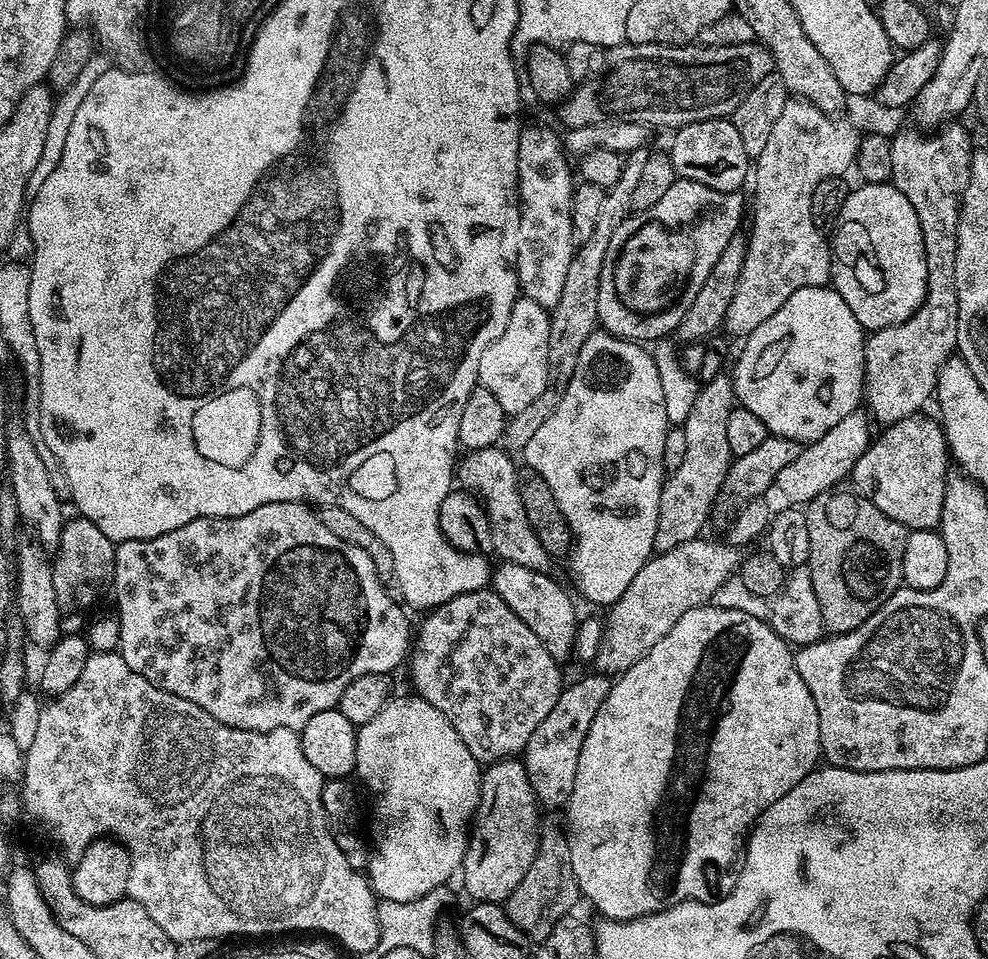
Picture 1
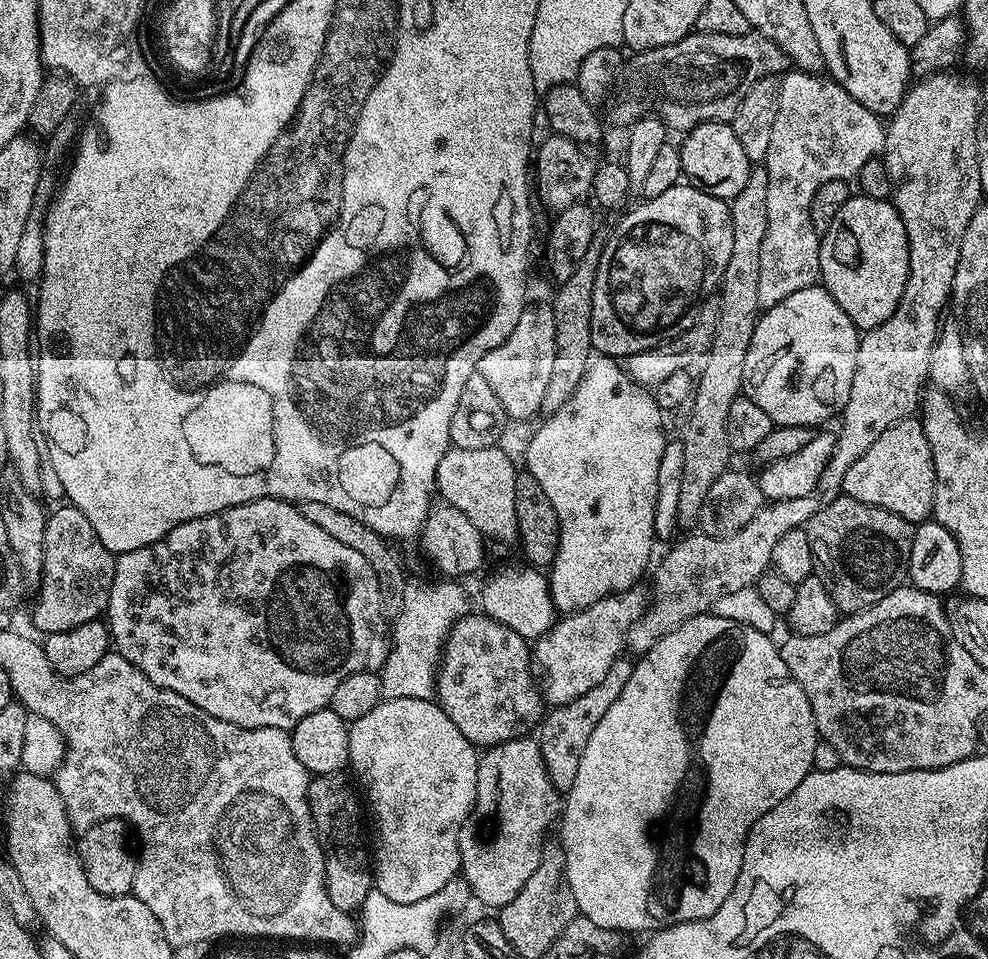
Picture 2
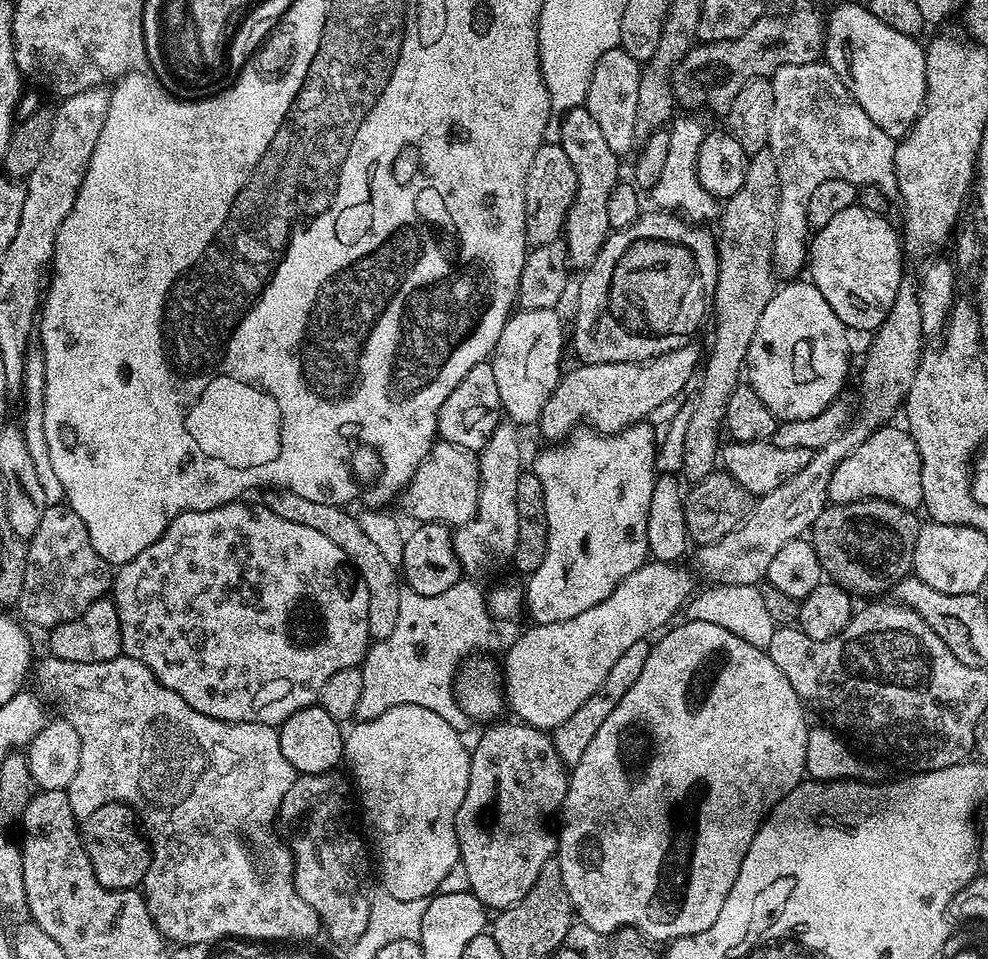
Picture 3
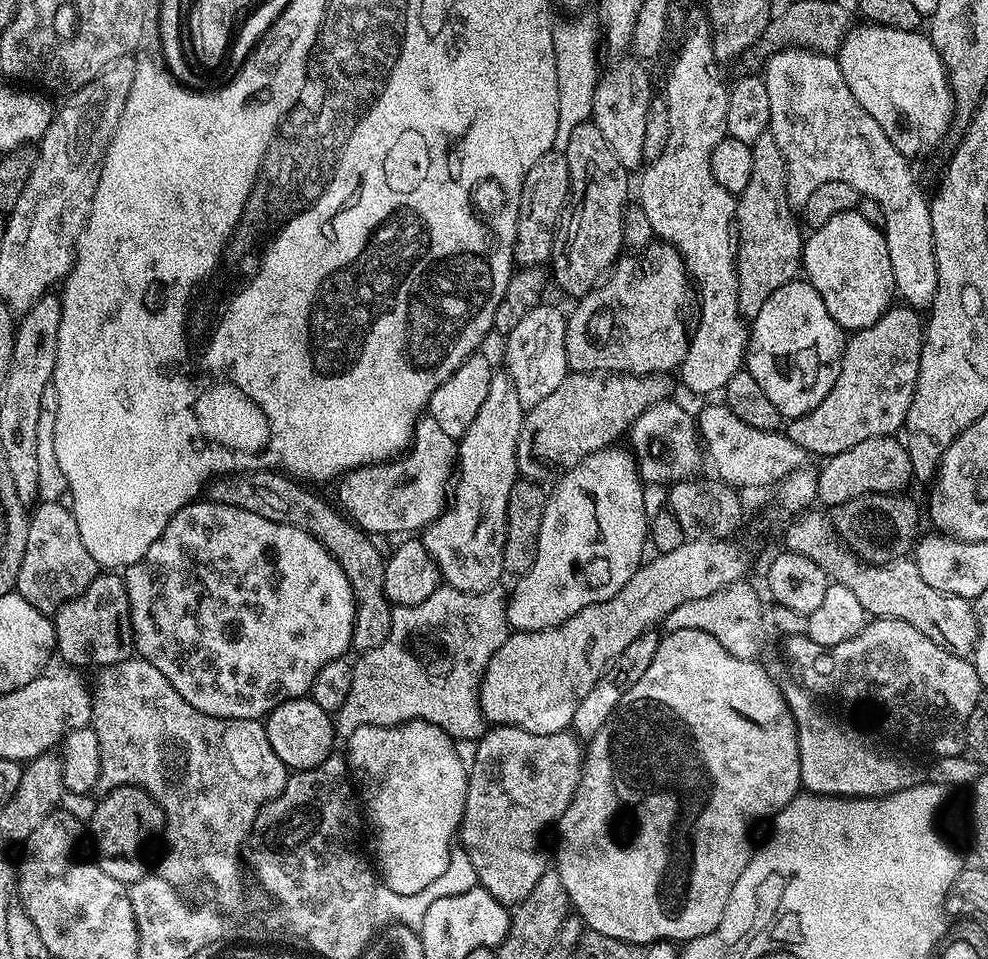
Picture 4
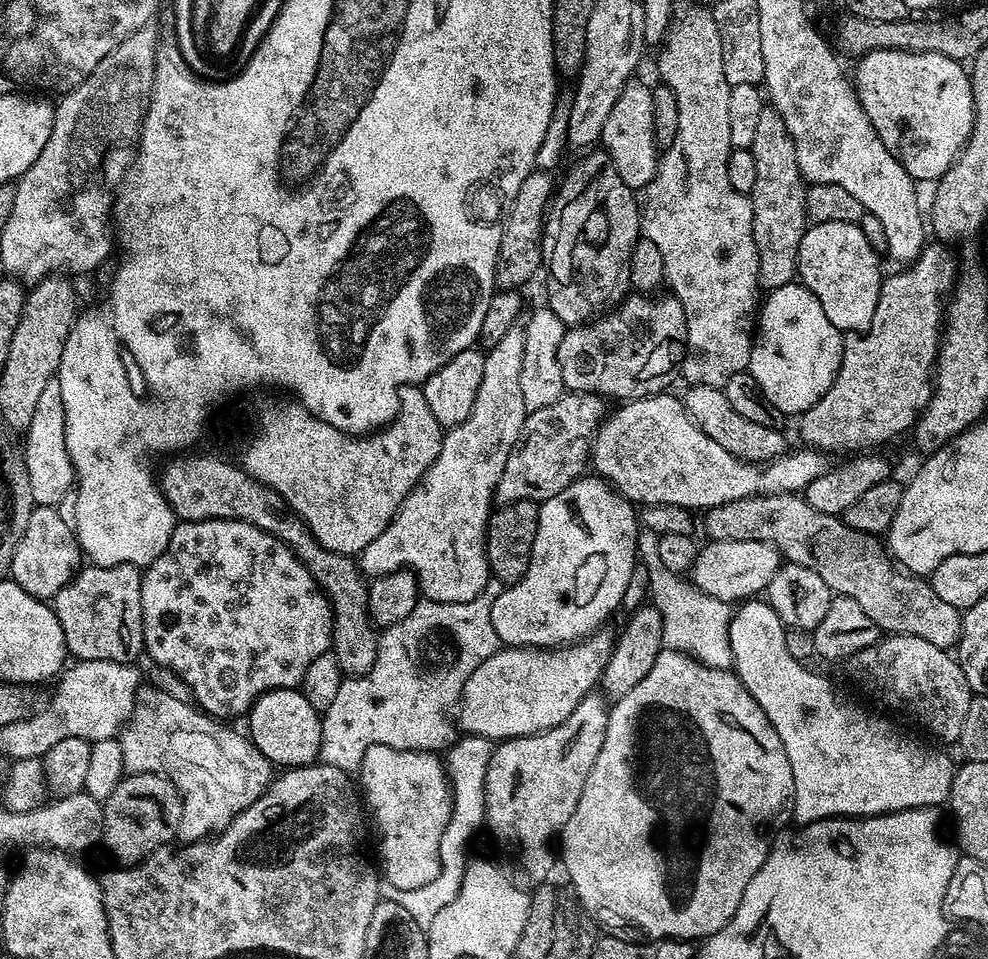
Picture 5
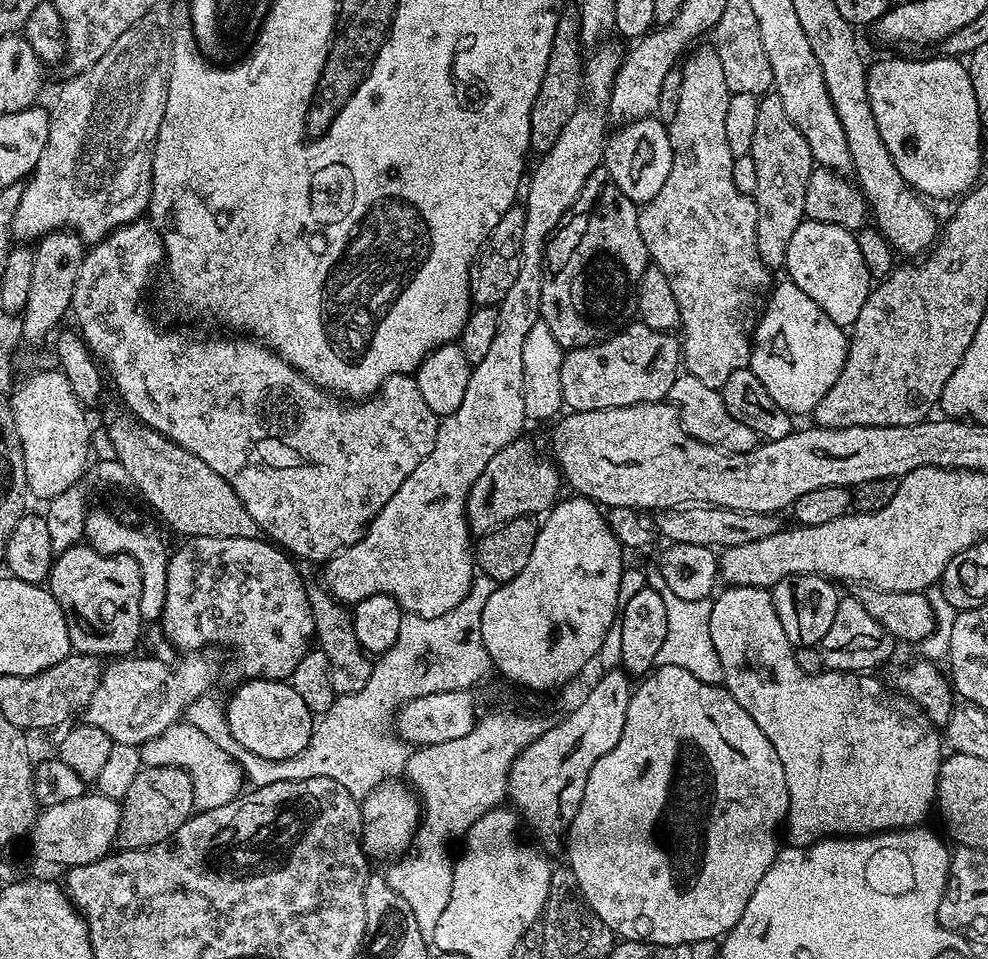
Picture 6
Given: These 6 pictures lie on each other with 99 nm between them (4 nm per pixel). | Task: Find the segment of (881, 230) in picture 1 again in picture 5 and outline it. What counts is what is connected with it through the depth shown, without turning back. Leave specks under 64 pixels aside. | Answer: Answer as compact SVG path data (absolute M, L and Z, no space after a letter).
M822 222L805 227L804 237L798 246L796 275L799 283L822 302L826 318L842 334L864 332L874 318L874 306L878 306L880 293L881 257L866 242L859 223Z

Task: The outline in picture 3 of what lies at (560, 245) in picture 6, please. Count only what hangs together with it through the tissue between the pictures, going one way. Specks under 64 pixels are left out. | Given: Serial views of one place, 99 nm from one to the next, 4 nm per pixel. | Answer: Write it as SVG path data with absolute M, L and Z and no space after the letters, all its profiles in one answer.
M587 107L572 108L563 113L560 120L560 137L558 143L562 150L566 150L566 158L570 158L570 166L574 166L576 175L576 197L568 211L564 223L562 239L568 247L568 262L573 269L583 270L594 262L598 250L608 240L613 231L610 226L610 194L621 183L621 157L606 142L606 137L594 122Z

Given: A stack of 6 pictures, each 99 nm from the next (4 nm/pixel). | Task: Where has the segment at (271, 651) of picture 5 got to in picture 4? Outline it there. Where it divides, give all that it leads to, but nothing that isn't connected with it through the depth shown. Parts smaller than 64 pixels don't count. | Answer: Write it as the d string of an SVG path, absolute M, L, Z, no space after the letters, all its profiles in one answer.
M211 498L182 506L154 546L123 569L122 575L130 598L135 655L158 666L170 686L207 716L223 720L267 717L282 702L308 696L318 670L352 648L356 599L342 566L306 530L270 522L238 506L217 504Z

